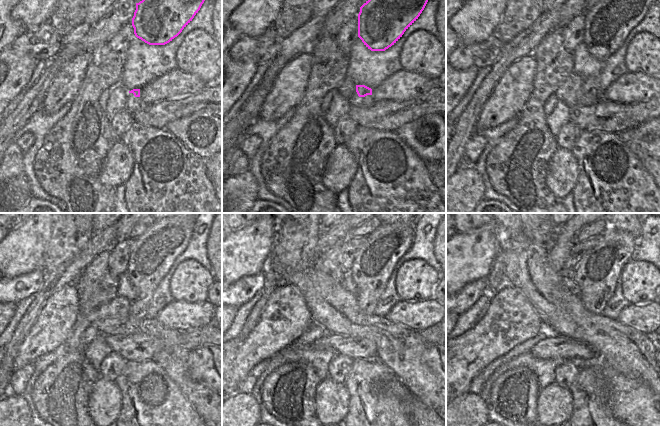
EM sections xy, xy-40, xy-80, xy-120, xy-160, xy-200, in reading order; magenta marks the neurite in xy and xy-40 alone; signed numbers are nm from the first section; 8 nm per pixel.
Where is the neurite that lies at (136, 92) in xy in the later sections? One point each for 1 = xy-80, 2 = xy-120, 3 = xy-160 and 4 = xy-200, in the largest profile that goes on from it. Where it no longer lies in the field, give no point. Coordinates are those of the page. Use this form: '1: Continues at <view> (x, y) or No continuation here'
1: Continues at xy-80 (589, 87)
2: Continues at xy-120 (155, 251)
3: Continues at xy-160 (374, 263)
4: Continues at xy-200 (596, 274).

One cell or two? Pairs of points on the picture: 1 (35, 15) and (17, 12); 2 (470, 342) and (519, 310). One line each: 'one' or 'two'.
1: one
2: one

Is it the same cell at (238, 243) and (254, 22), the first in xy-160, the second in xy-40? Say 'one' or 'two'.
one

